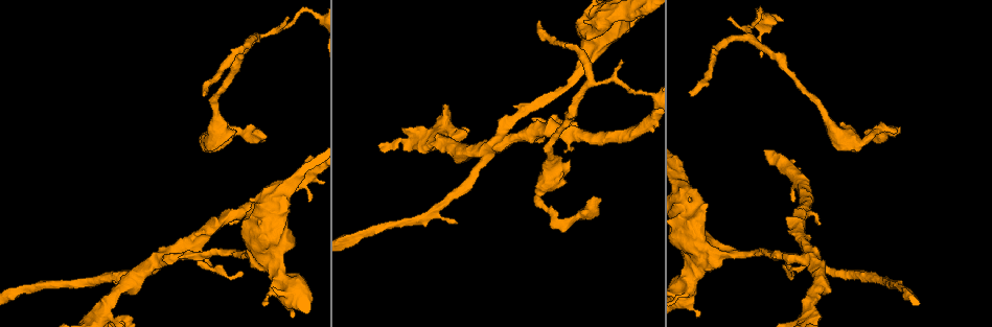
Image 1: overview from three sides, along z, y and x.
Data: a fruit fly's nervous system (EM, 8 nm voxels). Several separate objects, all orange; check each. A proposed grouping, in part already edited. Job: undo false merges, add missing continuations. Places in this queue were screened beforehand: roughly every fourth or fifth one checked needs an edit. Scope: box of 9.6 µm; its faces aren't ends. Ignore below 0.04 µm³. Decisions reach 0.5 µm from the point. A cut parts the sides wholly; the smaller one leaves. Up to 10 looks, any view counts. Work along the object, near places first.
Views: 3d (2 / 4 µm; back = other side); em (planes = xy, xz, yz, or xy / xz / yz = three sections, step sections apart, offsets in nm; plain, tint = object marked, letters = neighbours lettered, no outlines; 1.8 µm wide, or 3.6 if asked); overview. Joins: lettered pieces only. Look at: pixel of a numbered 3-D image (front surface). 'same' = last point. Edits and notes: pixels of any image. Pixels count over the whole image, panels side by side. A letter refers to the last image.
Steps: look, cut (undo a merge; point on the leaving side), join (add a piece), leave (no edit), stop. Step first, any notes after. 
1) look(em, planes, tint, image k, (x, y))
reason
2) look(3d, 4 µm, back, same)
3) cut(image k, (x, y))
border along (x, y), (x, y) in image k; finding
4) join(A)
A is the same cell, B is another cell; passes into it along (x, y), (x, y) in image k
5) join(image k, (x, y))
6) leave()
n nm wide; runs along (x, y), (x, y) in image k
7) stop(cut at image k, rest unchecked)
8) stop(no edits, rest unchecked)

look(3d, 2 µm, image 1, (648, 94))
calibre changes

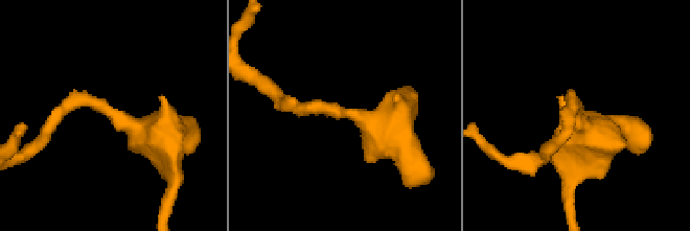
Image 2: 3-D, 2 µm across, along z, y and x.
look(em, planes, letters, image 2, (108, 114))

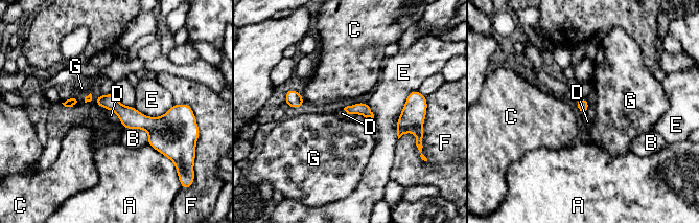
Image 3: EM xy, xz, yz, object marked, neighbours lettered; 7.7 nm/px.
leave()
90 nm wide; A, B, C, D, E, F and G are other cells; border along (103, 107), (111, 110), (122, 125) in image 3; one neuron here

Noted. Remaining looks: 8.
look(3d, 4 µm, image 1, (754, 39))
a fork

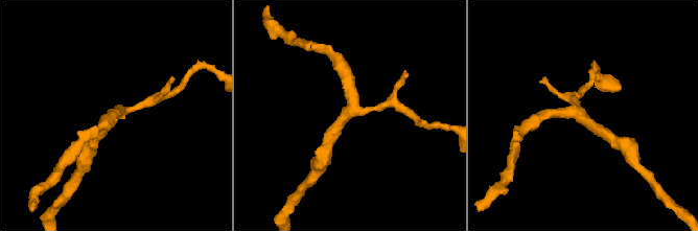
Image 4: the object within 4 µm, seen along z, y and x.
look(em, 3.6 µm, xy, step 4, letters, image 4, (350, 109))
3 arms; now the EM

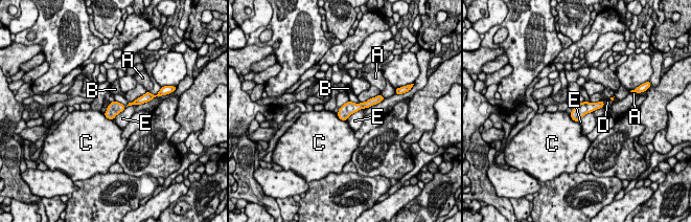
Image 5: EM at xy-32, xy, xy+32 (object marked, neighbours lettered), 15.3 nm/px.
look(em, 3.6 µm, planes, letters, same)
another direction

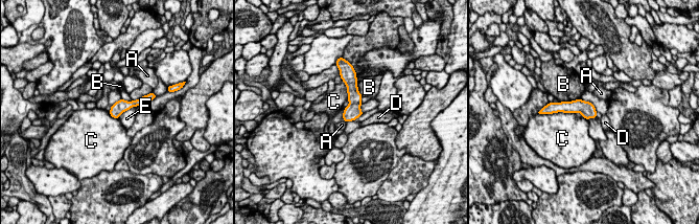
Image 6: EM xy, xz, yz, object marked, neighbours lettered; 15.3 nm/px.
leave()
A, B, C, D and E are other cells; one neuron here

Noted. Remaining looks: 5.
look(em, xz, step 4, letters, image 1, (456, 223))

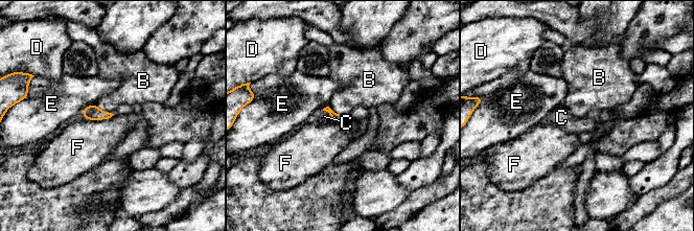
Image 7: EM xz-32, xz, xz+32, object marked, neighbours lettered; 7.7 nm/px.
look(em, planes, letters, same)

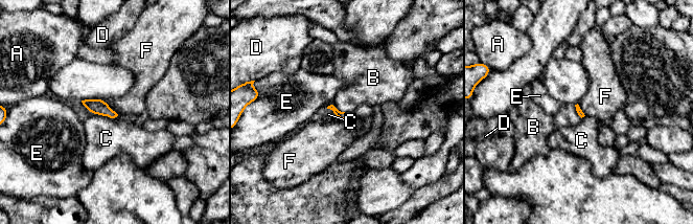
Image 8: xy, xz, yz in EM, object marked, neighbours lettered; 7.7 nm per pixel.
leave()
A, B, C, D, E and F are other cells; border along (332, 104), (339, 110), (351, 114) in image 8; none of them fits

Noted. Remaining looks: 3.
look(3d, 2 µm, image 1, (502, 135))
sharp bend

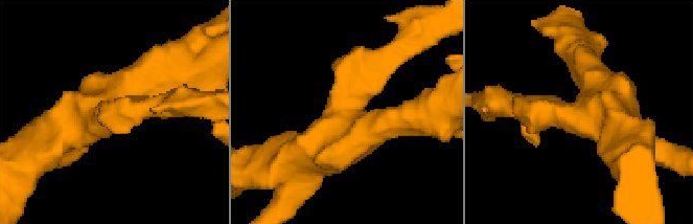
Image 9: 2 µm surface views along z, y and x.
look(em, planes, plain, image 9, (343, 110))
3 arms; arms of 240, 280, 300 nm

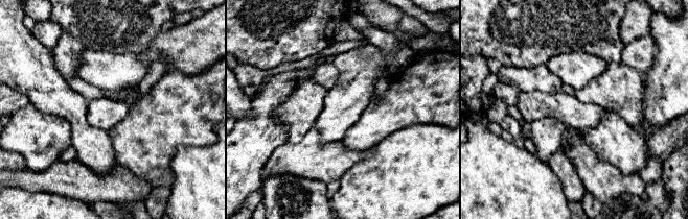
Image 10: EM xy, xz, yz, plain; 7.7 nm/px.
look(em, planes, letters, same)
what lies round it

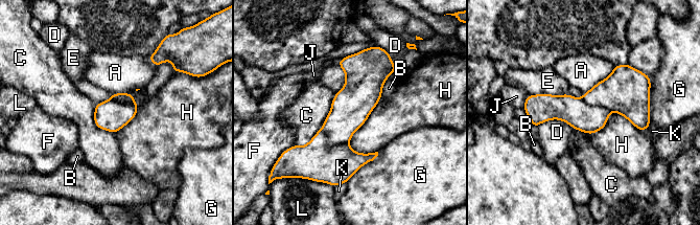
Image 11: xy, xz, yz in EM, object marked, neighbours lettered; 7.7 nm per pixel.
cut(image 11, (317, 161))
240 nm wide; A, B, C, D, E, F, G, H, J, K and L are other cells; border along (321, 129), (329, 145), (348, 142) in image 11; a second neuron is stuck on

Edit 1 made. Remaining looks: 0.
stop(cut at image 11, rest unchecked)

